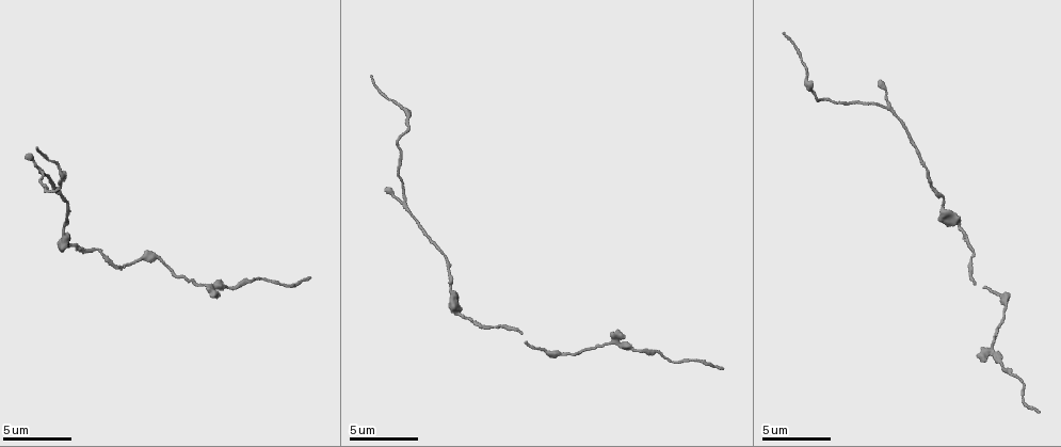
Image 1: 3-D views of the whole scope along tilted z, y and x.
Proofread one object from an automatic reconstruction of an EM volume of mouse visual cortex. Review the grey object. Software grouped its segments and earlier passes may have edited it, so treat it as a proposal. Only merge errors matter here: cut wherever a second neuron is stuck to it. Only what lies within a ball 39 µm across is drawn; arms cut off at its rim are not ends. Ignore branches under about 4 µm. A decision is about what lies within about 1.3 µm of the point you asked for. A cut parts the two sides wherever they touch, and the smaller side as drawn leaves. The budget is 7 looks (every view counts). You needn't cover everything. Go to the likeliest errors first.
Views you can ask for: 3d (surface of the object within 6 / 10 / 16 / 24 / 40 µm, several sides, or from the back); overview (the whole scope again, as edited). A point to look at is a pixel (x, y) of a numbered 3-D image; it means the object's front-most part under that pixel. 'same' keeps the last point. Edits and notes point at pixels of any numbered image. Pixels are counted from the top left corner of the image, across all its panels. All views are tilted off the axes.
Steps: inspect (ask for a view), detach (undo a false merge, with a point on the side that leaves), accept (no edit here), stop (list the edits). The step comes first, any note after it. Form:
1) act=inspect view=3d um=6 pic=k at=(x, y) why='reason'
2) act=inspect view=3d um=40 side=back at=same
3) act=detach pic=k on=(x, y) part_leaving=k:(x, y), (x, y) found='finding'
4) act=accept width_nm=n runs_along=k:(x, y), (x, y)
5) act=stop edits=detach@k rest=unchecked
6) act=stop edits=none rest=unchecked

act=inspect view=3d um=10 pic=1 at=(957, 222)

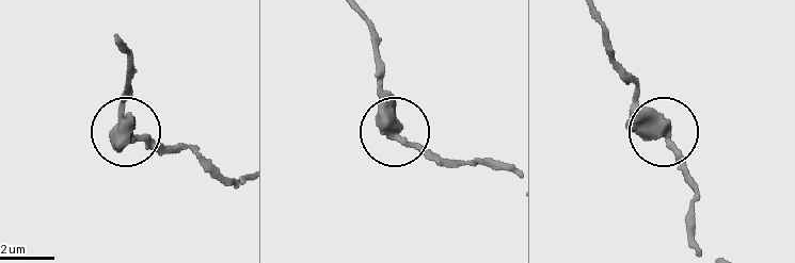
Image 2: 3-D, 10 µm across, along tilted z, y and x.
act=accept width_nm=490 runs_along=2:(666, 130), (614, 68) found='all the same neuron'

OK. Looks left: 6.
act=inspect view=3d um=6 pic=1 at=(992, 343) why='four-way junction'

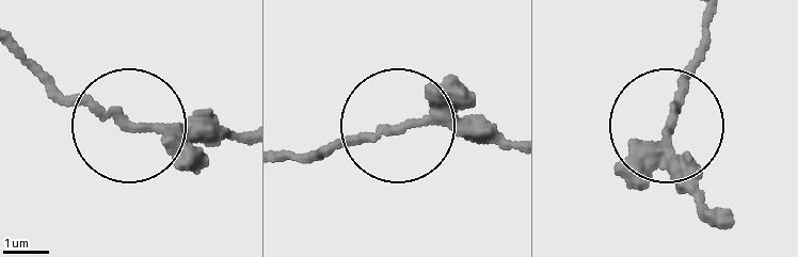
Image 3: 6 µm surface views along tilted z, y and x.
act=accept runs_along=3:(288, 158), (410, 118), (499, 127) found='one neuron here'

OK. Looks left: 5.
act=inspect view=3d um=10 pic=1 at=(877, 106) why='three-way junction'

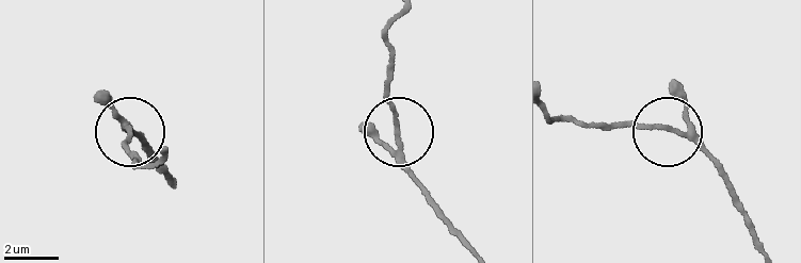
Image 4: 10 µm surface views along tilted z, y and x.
act=accept width_nm=160 runs_along=4:(763, 247), (721, 173), (690, 142), (620, 121), (595, 124) found='continuous, no second neuron'

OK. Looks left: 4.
act=inspect view=3d um=6 pic=1 at=(972, 278) why='calibre changes'

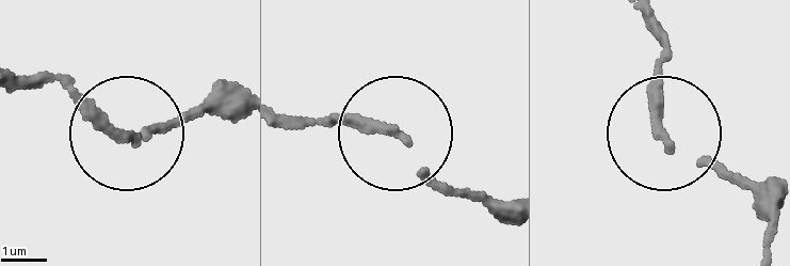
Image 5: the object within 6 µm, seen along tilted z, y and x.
act=inspect view=3d um=6 side=back pic=5 at=(659, 124) why='other side'

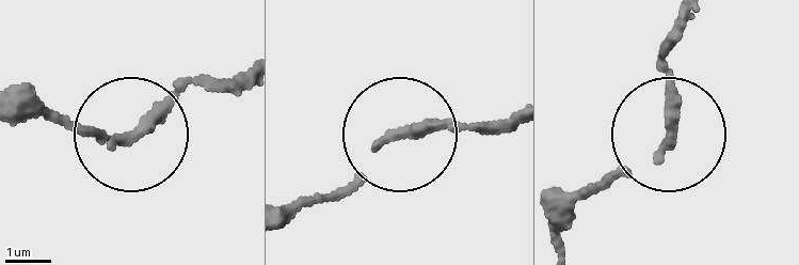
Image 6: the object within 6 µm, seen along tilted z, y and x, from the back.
act=accept found='all the same neuron'

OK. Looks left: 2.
act=stop edits=none rest=unchecked

